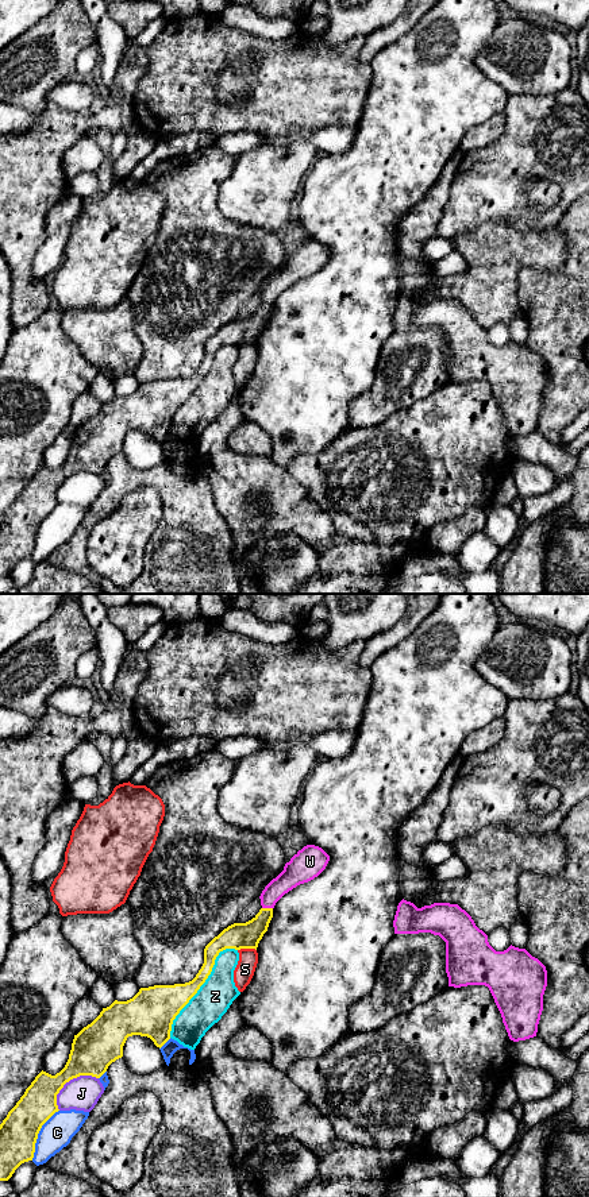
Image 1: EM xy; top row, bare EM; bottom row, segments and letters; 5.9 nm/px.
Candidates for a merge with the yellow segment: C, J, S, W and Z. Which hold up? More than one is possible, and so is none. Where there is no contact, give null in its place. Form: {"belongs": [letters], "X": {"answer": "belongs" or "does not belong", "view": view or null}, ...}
{"belongs": [], "C": {"answer": "does not belong", "view": "xy"}, "J": {"answer": "does not belong", "view": "xy"}, "S": {"answer": "does not belong", "view": "xy"}, "W": {"answer": "does not belong", "view": "xy"}, "Z": {"answer": "does not belong", "view": "xy"}}

